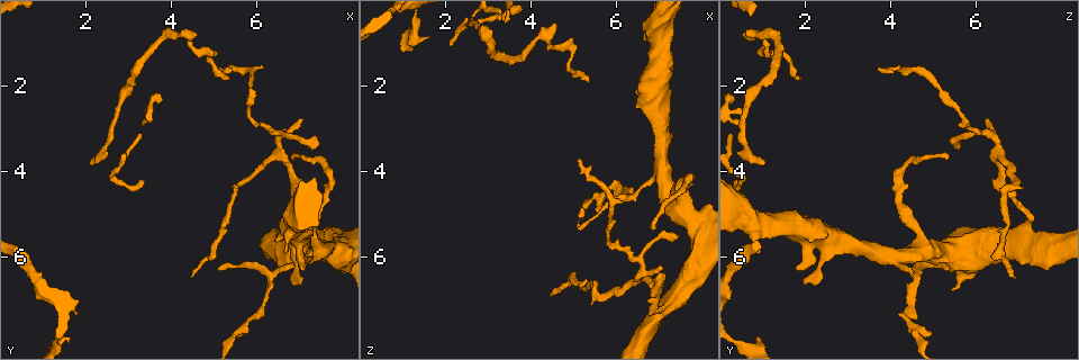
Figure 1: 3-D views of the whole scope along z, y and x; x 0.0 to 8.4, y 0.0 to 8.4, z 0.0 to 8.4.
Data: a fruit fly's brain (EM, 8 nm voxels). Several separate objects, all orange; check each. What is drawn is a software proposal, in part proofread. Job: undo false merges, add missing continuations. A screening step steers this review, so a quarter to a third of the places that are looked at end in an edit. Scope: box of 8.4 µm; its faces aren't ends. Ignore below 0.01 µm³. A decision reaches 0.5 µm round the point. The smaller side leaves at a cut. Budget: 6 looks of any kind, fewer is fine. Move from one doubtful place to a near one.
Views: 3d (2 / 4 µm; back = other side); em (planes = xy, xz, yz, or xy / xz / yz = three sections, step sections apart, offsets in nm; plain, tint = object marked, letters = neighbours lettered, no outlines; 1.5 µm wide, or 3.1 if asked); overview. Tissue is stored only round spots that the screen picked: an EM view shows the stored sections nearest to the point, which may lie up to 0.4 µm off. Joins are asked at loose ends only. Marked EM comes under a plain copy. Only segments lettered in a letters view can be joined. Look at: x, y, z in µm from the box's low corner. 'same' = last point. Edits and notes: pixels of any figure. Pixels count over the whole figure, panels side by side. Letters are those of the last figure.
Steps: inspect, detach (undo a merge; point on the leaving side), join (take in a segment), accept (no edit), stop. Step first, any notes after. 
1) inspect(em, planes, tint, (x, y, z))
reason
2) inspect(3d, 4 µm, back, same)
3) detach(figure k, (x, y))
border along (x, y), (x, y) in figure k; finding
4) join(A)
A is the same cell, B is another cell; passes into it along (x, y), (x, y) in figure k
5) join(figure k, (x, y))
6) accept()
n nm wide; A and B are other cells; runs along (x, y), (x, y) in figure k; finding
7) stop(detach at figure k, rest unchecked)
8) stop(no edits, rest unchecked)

inspect(3d, 2 µm, (5.35, 1.80, 1.85))
branch stops here

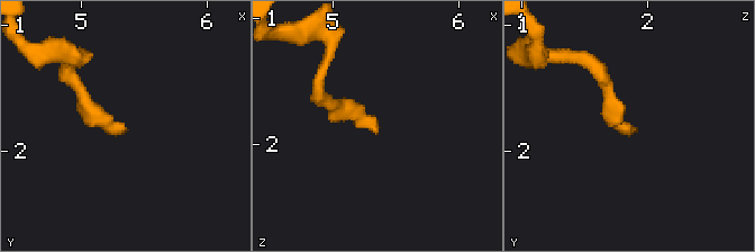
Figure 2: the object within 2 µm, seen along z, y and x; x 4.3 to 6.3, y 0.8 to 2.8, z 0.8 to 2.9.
inspect(em, planes, letters, (5.34, 1.84, 1.92))
shape alone is not enough

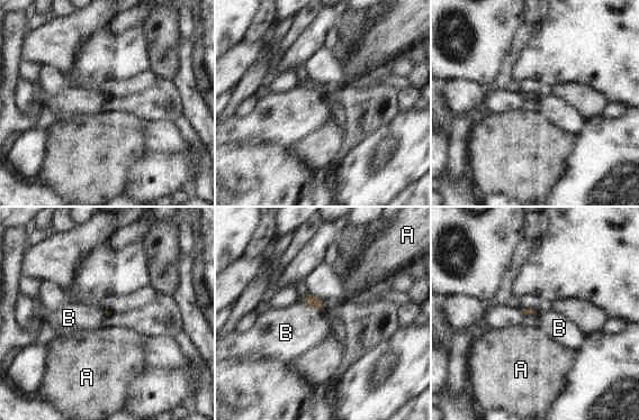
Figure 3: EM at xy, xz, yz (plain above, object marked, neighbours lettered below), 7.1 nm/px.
accept()
A and B are other cells; border along (302, 303), (313, 306), (322, 312) in figure 3; no lettered segment goes on from it

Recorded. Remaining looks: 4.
inspect(em, yz, step 4, letters, (2.05, 3.85, 1.05))
branch stops here

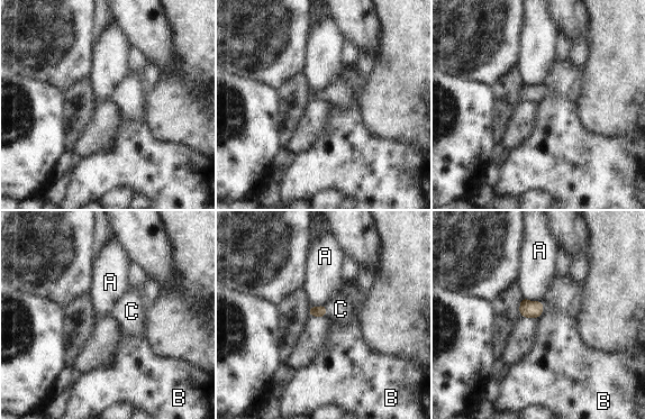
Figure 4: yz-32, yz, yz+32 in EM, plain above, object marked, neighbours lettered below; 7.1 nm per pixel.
join(C)
C is the same cell, A and B are other cells; passes into it along (319, 311), (325, 310), (341, 309) in figure 4; it goes on there

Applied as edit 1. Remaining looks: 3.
inspect(overview)

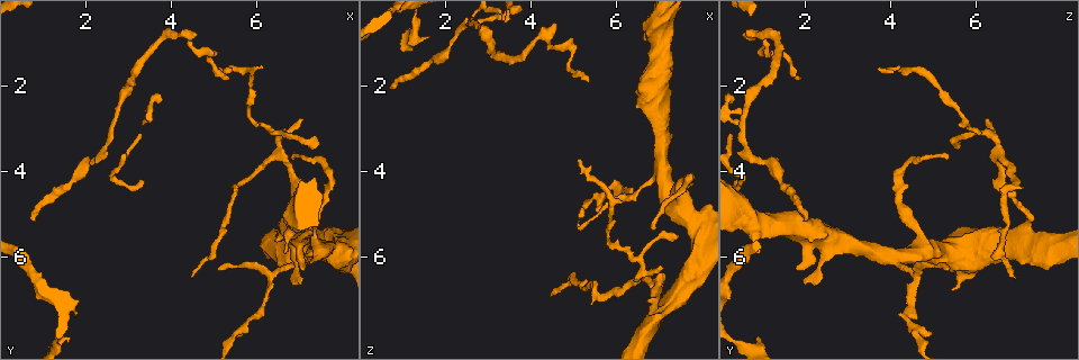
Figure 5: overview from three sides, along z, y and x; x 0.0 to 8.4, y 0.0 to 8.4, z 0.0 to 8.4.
inspect(em, yz, step 8, letters, (0.80, 5.15, 2.05))
end of a long branch

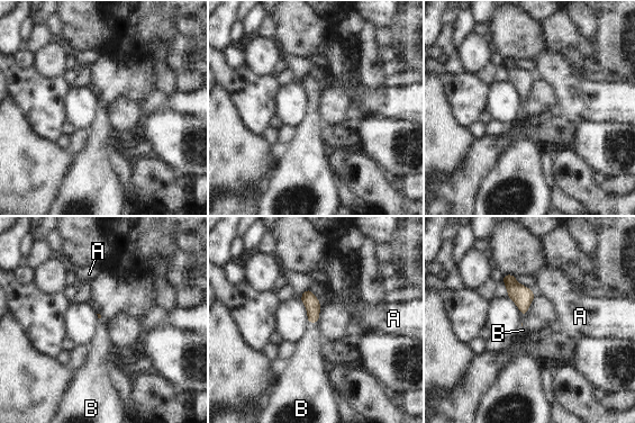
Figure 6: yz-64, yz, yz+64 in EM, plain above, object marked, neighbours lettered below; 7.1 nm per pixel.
join(B)
B is the same cell, A is another cell; passes into it along (311, 303), (313, 322), (308, 356) in figure 6; it goes on there

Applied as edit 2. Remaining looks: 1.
stop(join at figure 4, join at figure 6, rest unchecked)

